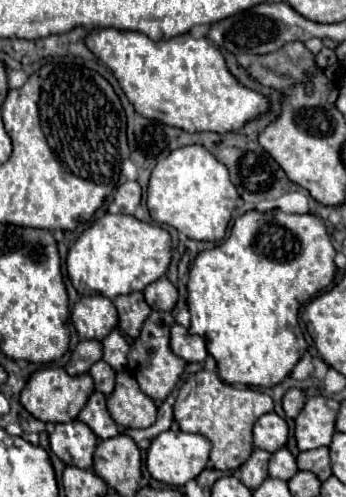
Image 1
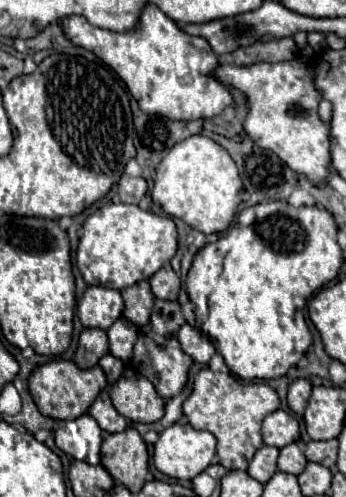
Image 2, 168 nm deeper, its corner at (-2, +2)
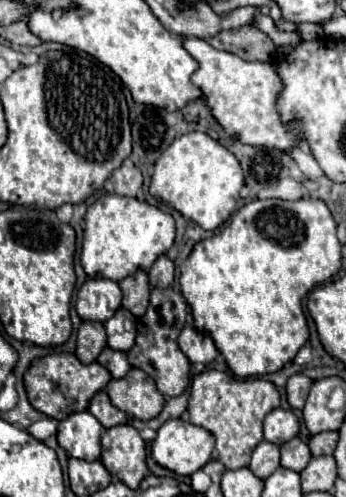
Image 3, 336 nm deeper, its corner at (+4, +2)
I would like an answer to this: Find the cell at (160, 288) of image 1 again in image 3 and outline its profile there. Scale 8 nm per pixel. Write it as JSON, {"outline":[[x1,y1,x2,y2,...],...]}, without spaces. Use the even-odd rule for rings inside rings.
{"outline":[[160,256,148,270,150,286,154,288,168,288,174,282,174,262,168,256]]}

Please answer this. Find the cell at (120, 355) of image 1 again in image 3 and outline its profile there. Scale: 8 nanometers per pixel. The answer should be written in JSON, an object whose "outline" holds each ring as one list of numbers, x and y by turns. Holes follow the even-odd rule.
{"outline":[[118,308,116,314,104,322,108,334,108,346,114,350,128,352,136,340,136,318,126,310]]}

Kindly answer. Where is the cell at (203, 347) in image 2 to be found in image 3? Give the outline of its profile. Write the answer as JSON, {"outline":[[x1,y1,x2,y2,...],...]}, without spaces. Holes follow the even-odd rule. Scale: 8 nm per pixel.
{"outline":[[186,326,182,330,178,344,180,344,180,350,188,356,188,360,192,364,206,364,208,366,218,356,214,340,208,334,196,330,194,326]]}

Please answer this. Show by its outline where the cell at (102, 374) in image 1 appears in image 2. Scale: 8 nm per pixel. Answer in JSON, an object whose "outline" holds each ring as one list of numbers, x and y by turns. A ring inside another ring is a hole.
{"outline":[[106,354,104,358,100,358,98,366,104,370,106,380,108,380,108,386,112,386,120,378,120,374,124,370,124,362,120,362,118,358,112,358,112,354]]}

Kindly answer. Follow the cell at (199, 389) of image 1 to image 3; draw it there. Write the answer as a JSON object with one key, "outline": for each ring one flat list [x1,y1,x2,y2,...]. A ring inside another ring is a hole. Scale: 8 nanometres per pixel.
{"outline":[[204,370,192,382,188,412,190,422,206,428,216,438,218,460,228,468,244,468,250,464,250,454,262,440,264,416,280,406,280,394,270,380,262,378,232,378,220,370]]}

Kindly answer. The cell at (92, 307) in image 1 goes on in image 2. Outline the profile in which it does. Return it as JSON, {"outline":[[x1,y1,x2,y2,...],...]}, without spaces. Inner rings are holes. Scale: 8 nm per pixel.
{"outline":[[90,286,78,302,78,318,84,328,108,330,124,310,118,290,104,286]]}

